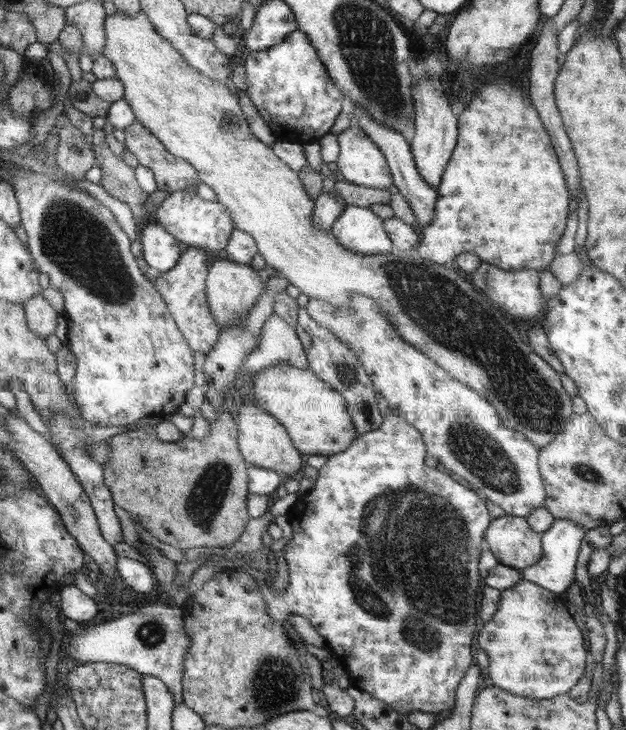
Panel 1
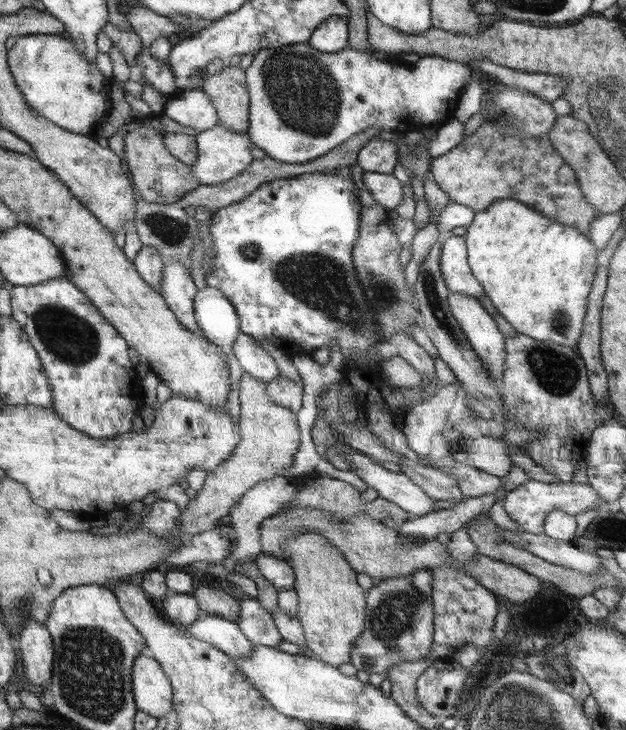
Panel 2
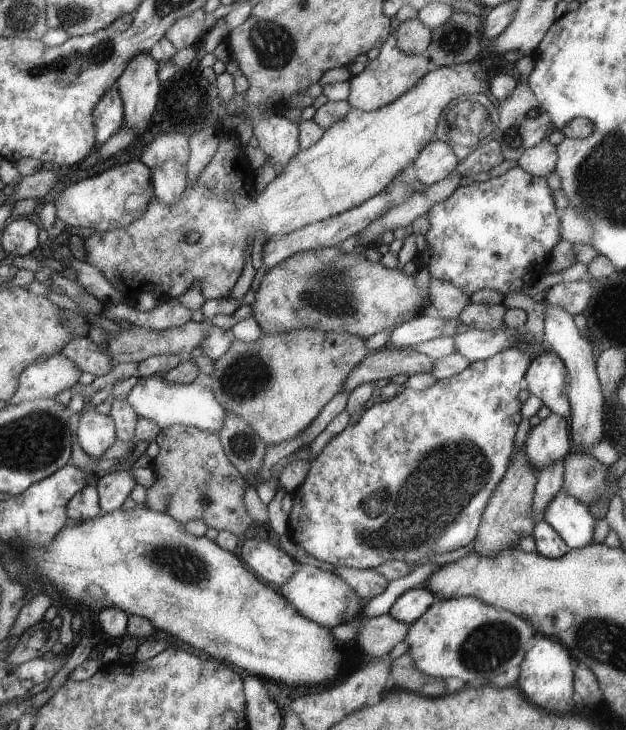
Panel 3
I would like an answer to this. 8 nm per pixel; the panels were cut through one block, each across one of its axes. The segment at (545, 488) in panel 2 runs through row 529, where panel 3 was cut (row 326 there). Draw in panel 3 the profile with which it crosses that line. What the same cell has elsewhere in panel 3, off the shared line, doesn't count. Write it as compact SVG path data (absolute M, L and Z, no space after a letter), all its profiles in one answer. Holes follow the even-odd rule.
M513 290L512 293L503 296L504 304L508 308L522 308L527 314L526 324L520 327L520 332L524 332L524 338L520 340L518 346L508 348L506 352L500 352L486 360L471 363L459 374L447 379L438 379L436 384L432 384L426 390L415 391L405 387L394 398L373 402L367 405L364 414L354 425L348 425L342 432L332 437L317 458L311 462L306 480L291 494L293 505L289 512L289 527L286 533L314 558L334 566L350 566L350 568L360 570L375 569L390 560L412 563L426 562L432 556L452 552L477 538L476 534L480 532L478 526L481 526L482 514L485 512L494 490L502 478L505 478L506 470L509 470L510 458L514 452L514 436L516 436L518 424L522 420L518 392L523 389L520 384L524 380L522 368L526 370L531 362L530 354L526 354L524 348L532 348L532 346L538 346L545 342L546 303L538 301L538 299L538 296L526 296L521 290Z

